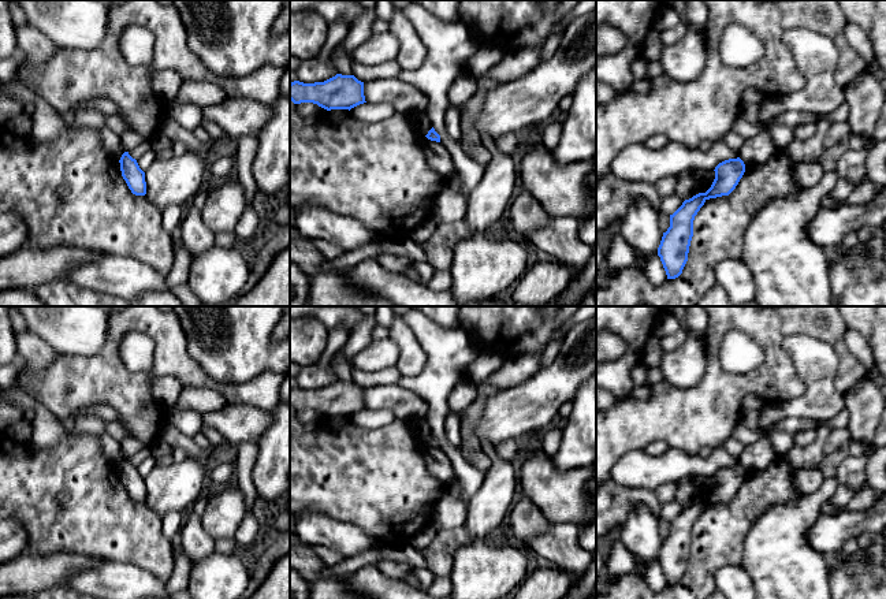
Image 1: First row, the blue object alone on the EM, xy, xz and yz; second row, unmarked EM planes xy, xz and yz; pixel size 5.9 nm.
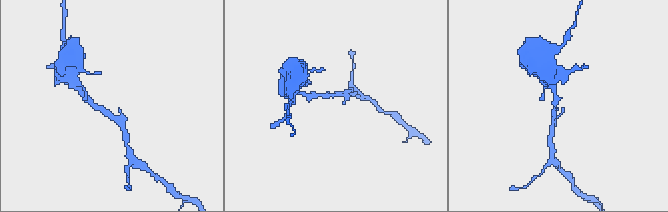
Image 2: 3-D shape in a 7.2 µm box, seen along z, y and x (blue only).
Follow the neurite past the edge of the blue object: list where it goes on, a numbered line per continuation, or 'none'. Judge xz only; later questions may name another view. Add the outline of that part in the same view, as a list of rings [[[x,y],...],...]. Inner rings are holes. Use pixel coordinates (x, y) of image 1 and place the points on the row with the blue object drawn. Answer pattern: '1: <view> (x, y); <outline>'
none

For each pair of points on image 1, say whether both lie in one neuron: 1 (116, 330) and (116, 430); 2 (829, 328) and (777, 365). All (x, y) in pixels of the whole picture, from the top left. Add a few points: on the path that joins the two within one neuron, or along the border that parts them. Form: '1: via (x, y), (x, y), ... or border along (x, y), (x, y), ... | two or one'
1: border along (116, 421), (130, 435) | two
2: via (810, 326), (790, 326), (777, 339), (777, 346) | one

